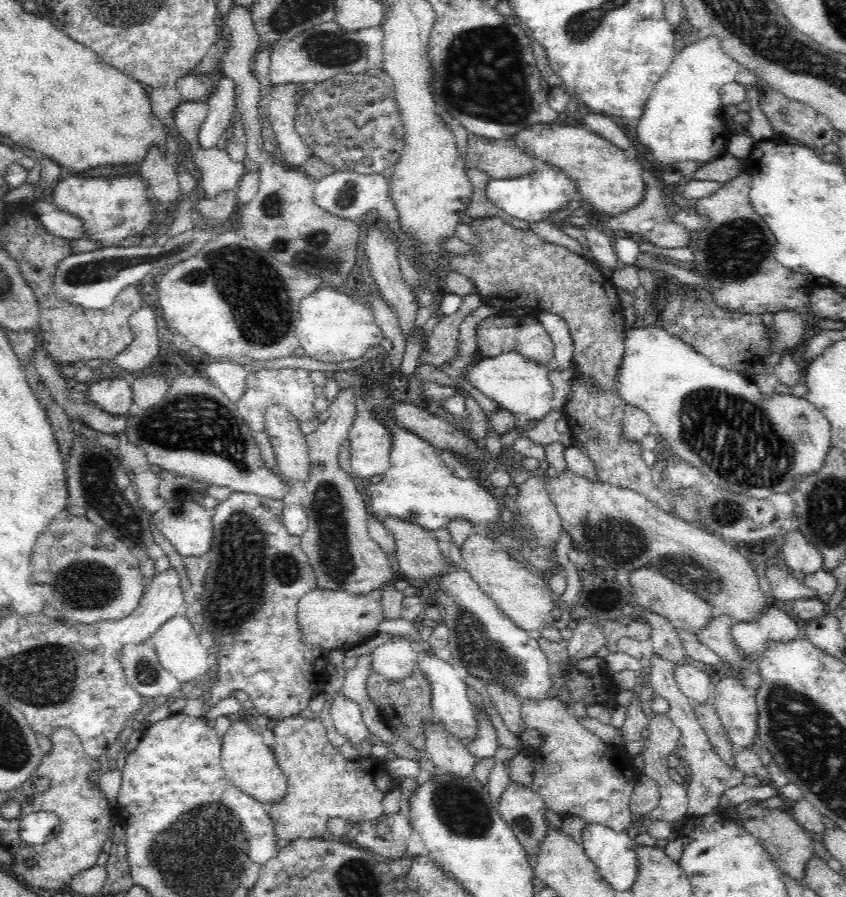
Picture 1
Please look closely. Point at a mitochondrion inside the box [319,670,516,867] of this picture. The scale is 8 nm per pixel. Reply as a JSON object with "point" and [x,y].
{"point":[460,806]}

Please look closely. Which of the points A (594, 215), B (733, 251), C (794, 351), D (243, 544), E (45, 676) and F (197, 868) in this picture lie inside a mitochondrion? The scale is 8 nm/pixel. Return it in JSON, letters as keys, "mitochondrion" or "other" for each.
{"A":"other","B":"mitochondrion","C":"other","D":"mitochondrion","E":"mitochondrion","F":"mitochondrion"}

